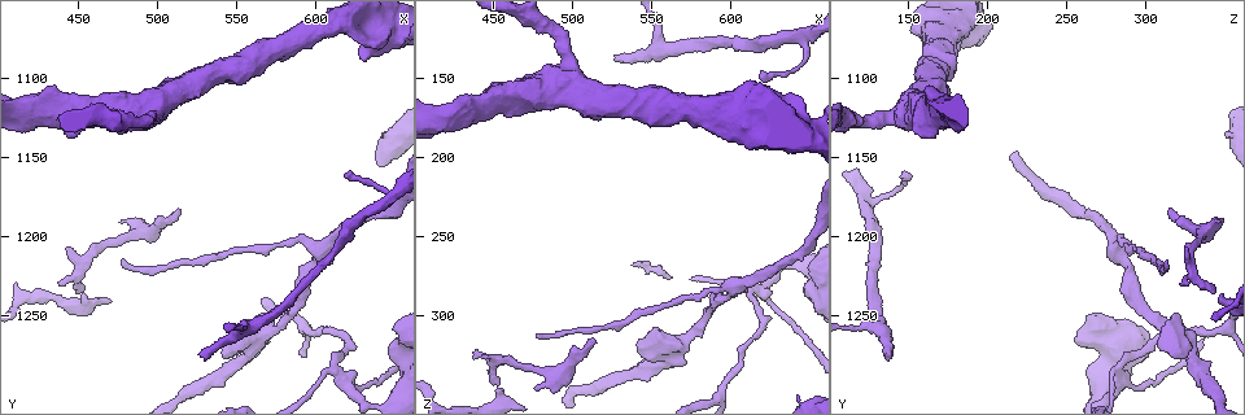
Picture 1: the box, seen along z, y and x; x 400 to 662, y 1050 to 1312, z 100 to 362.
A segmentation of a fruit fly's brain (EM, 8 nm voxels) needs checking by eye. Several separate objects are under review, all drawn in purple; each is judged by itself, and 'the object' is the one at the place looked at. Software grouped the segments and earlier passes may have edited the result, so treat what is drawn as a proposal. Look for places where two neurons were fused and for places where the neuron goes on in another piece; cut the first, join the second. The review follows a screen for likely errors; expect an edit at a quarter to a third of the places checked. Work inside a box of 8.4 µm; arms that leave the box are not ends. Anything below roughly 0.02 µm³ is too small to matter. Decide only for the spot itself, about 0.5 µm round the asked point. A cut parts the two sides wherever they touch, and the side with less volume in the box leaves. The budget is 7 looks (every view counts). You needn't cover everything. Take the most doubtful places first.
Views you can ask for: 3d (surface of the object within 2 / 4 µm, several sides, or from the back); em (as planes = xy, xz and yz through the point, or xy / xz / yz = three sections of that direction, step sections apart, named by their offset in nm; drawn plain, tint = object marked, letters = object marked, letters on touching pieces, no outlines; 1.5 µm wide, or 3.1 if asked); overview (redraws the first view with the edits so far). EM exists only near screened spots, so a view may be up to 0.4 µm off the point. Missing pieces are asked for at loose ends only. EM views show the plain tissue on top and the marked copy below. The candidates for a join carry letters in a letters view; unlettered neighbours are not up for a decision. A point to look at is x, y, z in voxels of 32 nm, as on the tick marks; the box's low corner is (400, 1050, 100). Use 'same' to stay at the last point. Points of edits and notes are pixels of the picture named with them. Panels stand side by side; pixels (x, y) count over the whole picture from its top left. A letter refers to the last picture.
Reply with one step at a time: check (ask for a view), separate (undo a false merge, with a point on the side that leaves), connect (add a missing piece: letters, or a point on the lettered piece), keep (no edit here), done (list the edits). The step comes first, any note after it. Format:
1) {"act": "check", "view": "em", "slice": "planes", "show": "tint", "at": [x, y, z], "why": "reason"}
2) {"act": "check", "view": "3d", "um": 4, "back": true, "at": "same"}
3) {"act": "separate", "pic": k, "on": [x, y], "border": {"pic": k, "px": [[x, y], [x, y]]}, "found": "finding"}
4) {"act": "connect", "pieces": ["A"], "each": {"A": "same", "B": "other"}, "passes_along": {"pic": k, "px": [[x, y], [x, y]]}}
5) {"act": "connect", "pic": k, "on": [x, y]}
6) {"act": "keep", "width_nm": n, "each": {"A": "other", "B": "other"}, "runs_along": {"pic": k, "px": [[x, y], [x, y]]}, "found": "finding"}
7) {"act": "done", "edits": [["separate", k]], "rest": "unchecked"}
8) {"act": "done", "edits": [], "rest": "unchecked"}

{"act": "check", "view": "em", "slice": "planes", "show": "letters", "at": [620, 1294, 282], "why": "four-way junction"}

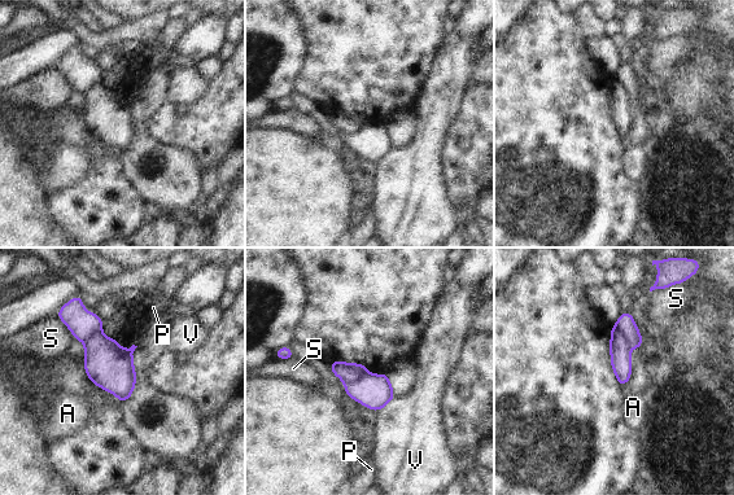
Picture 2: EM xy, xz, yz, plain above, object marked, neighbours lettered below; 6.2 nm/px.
{"act": "separate", "pic": 2, "on": [374, 391], "width_nm": 130, "each": {"A": "other", "P": "other", "S": "other", "V": "other"}, "border": {"pic": 2, "px": [[367, 373], [357, 380], [344, 381]]}, "found": "a second neuron is stuck on"}

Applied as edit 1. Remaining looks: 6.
{"act": "check", "view": "3d", "um": 4, "back": true, "at": [514, 1182, 316], "why": "branch stops here"}

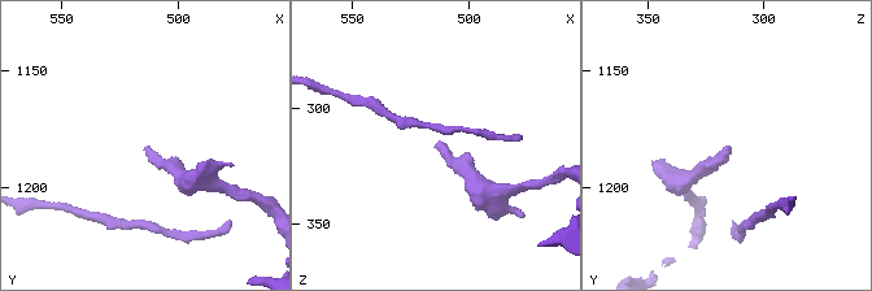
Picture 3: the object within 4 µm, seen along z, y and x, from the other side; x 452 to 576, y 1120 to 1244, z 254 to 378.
{"act": "check", "view": "em", "slice": "yz", "step": 8, "show": "letters", "at": [514, 1184, 316]}

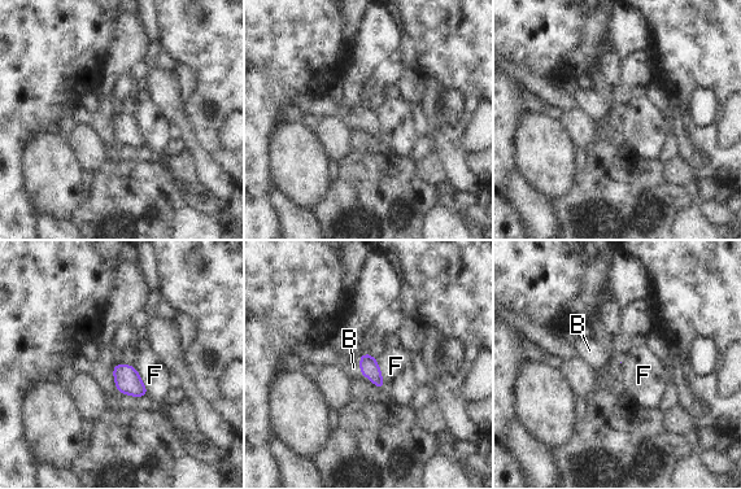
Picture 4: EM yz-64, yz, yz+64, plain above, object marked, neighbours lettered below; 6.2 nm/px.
{"act": "check", "view": "em", "slice": "planes", "show": "letters", "at": "same", "why": "another direction"}

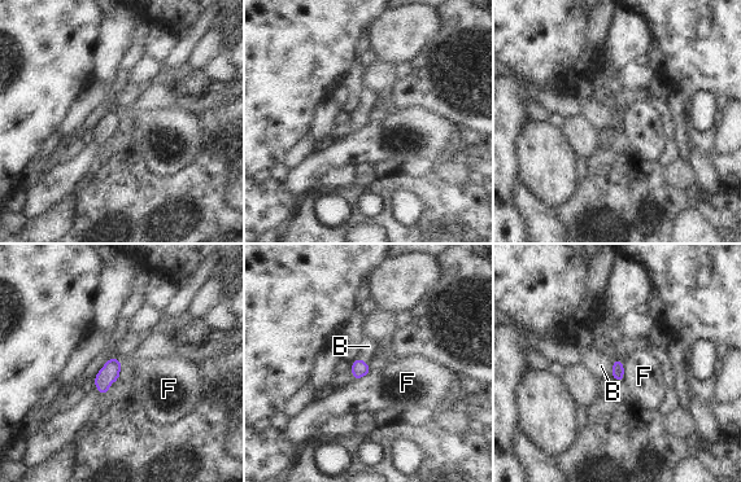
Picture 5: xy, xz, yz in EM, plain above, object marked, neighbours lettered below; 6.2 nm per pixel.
{"act": "connect", "pic": 5, "on": [601, 366], "each": {"B": "same", "F": "other"}, "passes_along": {"pic": 5, "px": [[618, 367], [613, 367], [601, 366]]}, "found": "the neuron continues"}

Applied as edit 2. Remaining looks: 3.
{"act": "check", "view": "em", "slice": "xz", "step": 4, "show": "letters", "at": [526, 1274, 136], "why": "branch stops here"}

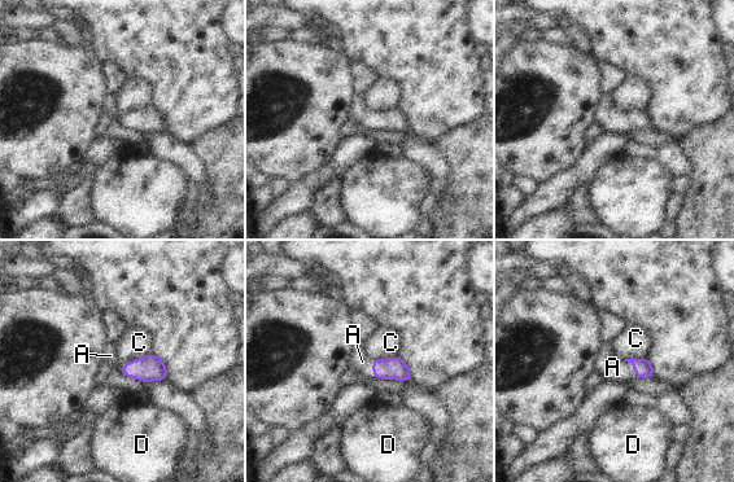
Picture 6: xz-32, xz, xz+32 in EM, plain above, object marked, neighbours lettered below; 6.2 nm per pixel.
{"act": "connect", "pic": 6, "on": [612, 367], "each": {"A": "same", "C": "other", "D": "other"}, "passes_along": {"pic": 6, "px": [[643, 368], [633, 367], [612, 367]]}, "found": "it goes on there"}

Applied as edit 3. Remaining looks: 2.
{"act": "done", "edits": [["separate", 2], ["connect", 5], ["connect", 6]], "rest": "unchecked"}

